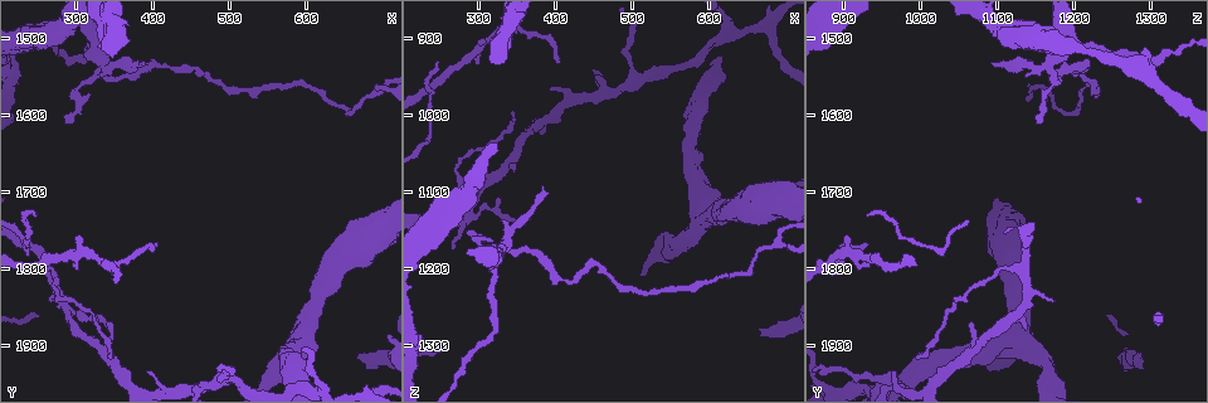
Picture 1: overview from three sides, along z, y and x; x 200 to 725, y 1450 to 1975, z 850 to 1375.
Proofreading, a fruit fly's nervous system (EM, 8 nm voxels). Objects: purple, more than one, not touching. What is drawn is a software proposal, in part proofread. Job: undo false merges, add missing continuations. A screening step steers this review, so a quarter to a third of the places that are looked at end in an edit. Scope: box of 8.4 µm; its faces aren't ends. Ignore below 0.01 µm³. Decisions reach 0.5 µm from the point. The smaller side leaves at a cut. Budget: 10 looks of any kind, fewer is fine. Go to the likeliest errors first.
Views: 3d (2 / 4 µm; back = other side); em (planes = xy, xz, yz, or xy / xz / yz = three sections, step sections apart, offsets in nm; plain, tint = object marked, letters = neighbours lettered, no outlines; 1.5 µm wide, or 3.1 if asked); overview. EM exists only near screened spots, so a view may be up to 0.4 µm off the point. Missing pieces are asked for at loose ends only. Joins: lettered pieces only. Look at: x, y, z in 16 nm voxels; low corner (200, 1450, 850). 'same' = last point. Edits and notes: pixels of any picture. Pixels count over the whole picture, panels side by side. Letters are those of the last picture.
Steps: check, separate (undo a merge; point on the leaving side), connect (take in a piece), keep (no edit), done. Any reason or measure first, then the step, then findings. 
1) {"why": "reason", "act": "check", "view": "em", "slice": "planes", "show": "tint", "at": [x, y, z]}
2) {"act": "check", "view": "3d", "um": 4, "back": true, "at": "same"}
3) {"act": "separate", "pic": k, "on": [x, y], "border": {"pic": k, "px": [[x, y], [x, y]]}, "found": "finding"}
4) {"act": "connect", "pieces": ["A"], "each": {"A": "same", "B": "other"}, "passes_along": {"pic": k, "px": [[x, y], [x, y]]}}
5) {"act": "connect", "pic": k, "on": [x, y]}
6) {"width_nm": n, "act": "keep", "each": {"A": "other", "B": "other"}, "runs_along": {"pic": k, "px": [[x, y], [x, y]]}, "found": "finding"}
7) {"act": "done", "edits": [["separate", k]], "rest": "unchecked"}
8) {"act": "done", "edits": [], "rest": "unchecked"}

{"act": "check", "view": "3d", "um": 2, "at": [665, 1910, 1285]}

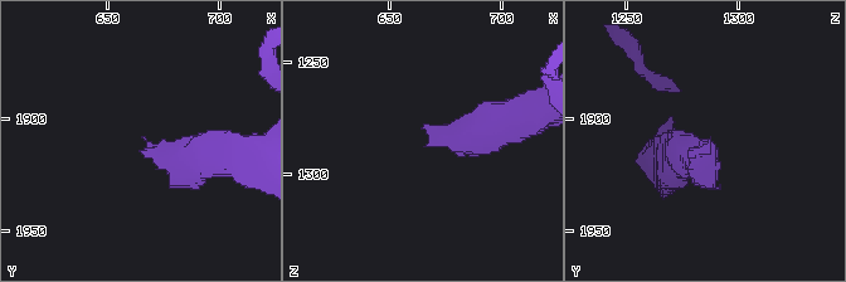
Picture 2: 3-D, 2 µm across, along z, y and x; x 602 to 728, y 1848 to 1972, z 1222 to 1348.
{"why": "now the EM", "act": "check", "view": "em", "slice": "yz", "step": 4, "show": "tint", "at": [666, 1911, 1287]}

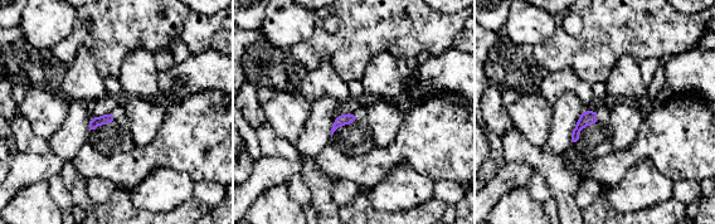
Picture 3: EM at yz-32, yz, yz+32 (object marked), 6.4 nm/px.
{"why": "cut it another way", "act": "check", "view": "em", "slice": "planes", "show": "letters", "at": "same"}

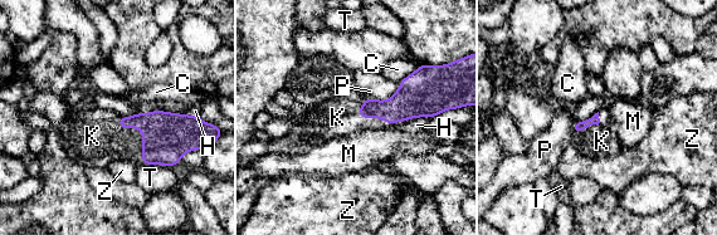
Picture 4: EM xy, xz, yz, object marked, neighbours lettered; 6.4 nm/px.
{"act": "connect", "pieces": ["K"], "each": {"C": "other", "H": "other", "K": "same", "M": "other", "P": "other", "T": "other", "Z": "other"}, "passes_along": {"pic": 4, "px": [[166, 136], [142, 132], [105, 141]]}, "found": "the neuron continues"}

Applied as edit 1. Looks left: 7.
{"act": "check", "view": "overview"}

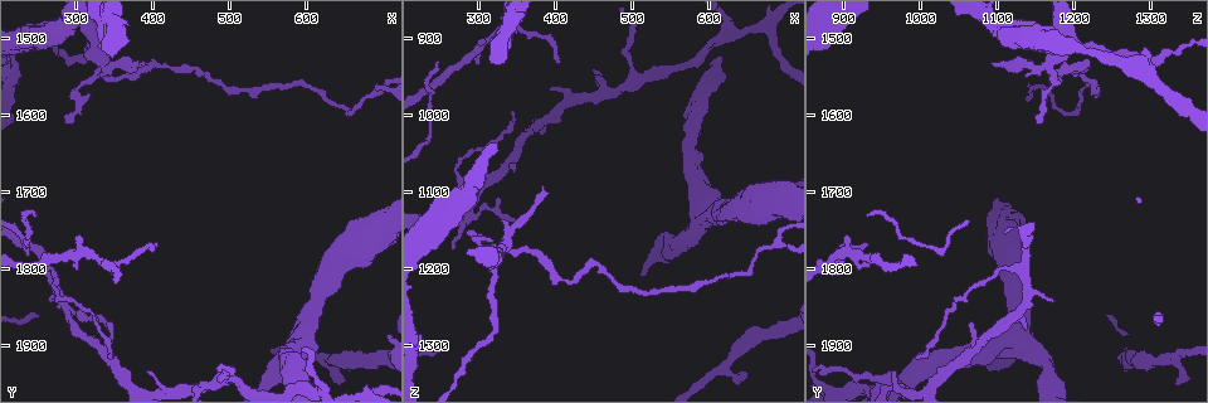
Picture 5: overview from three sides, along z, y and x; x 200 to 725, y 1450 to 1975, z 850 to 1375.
{"act": "check", "view": "em", "slice": "xy", "step": 8, "show": "letters", "at": [385, 1540, 1095]}

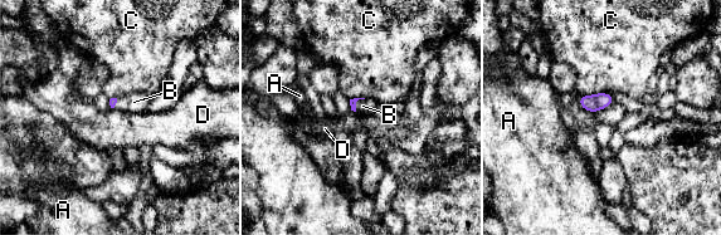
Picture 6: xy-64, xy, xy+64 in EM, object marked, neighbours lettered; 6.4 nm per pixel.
{"why": "cut it another way", "act": "check", "view": "em", "slice": "planes", "show": "letters", "at": "same"}

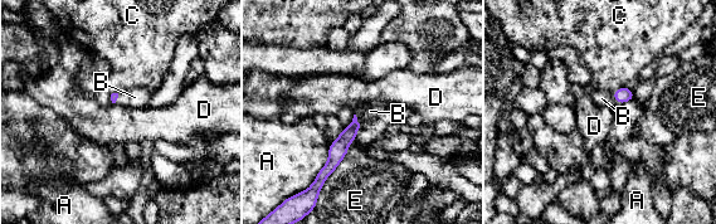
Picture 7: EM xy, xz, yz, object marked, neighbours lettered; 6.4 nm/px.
{"act": "connect", "pieces": ["B"], "each": {"A": "other", "B": "same", "C": "other", "D": "other", "E": "other"}, "found": "the neuron continues"}

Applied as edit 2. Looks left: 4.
{"why": "redraw", "act": "check", "view": "overview"}

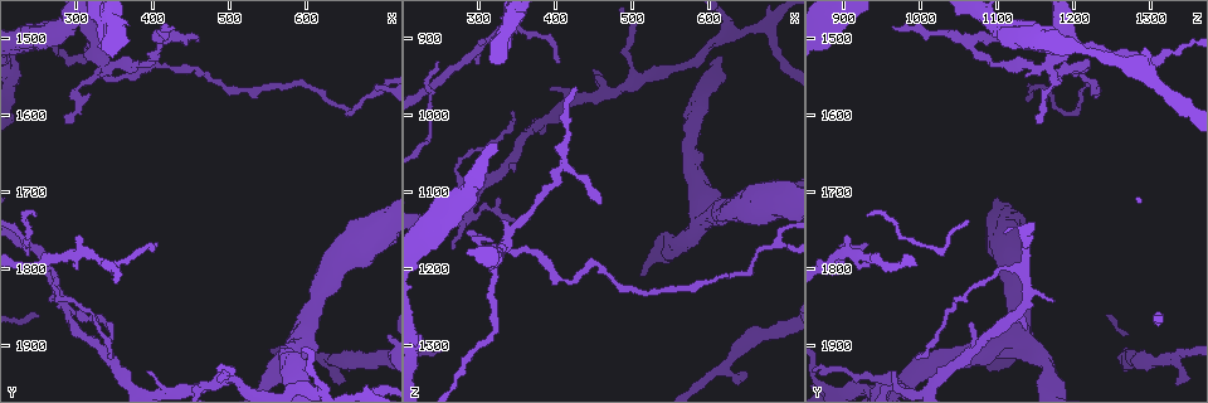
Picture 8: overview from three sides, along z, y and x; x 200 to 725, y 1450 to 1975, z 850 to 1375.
{"why": "an open end", "act": "check", "view": "3d", "um": 4, "at": [405, 1770, 930]}

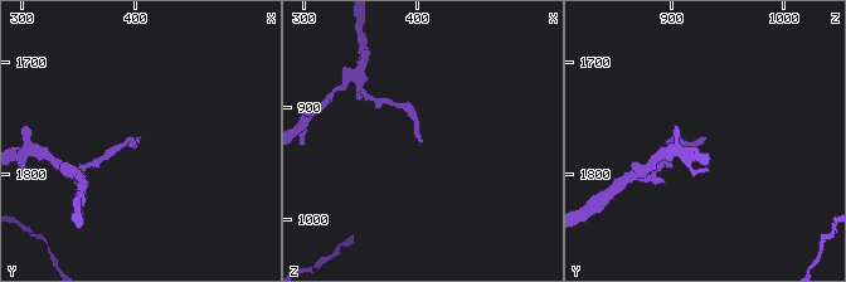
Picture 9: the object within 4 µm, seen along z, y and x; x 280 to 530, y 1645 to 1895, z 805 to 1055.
{"act": "check", "view": "em", "slice": "xz", "step": 4, "show": "letters", "at": [400, 1770, 932]}

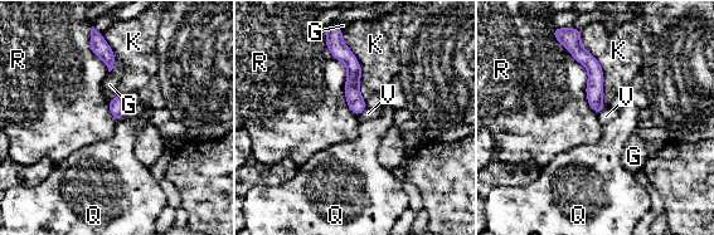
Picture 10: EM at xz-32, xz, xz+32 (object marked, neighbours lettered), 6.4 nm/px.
{"width_nm": 90, "act": "keep", "each": {"G": "other", "K": "other", "Q": "other", "R": "other", "V": "other"}, "runs_along": {"pic": 10, "px": [[336, 48], [353, 65], [356, 111]]}, "found": "no lettered piece goes on from it"}

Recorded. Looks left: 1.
{"act": "done", "edits": [["connect", 4], ["connect", 7]], "rest": "unchecked"}

